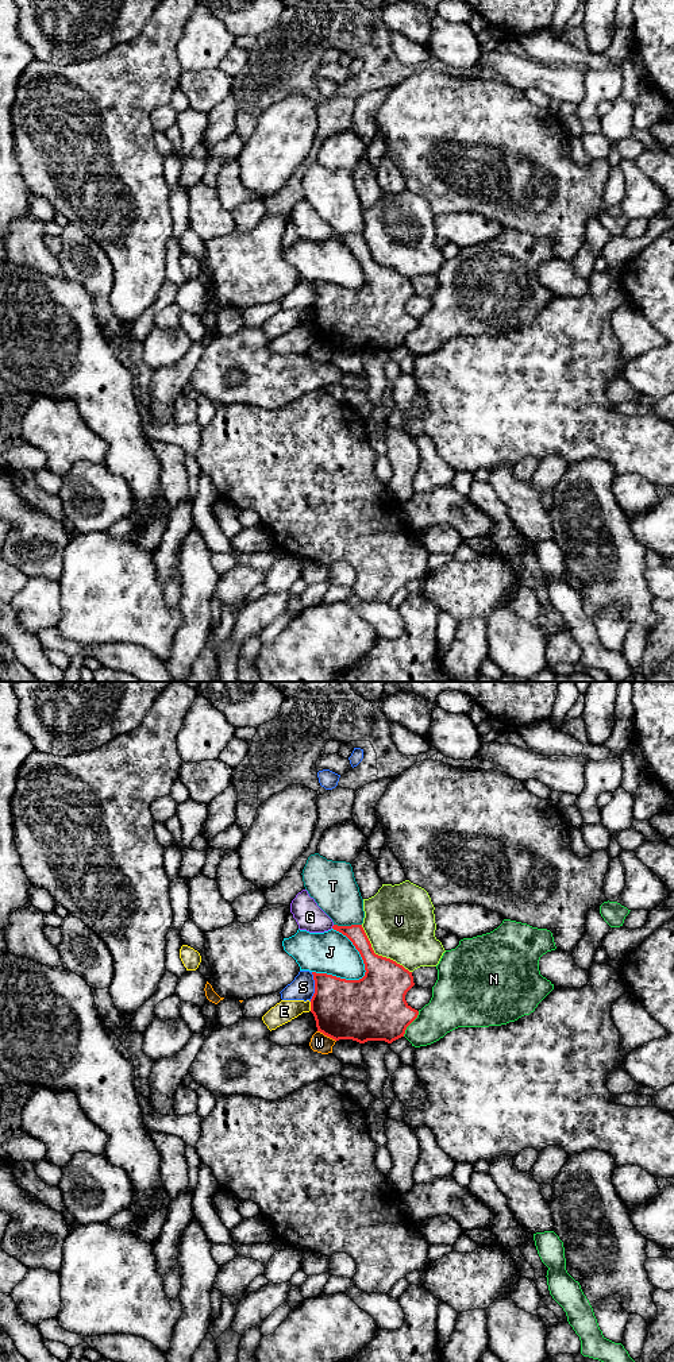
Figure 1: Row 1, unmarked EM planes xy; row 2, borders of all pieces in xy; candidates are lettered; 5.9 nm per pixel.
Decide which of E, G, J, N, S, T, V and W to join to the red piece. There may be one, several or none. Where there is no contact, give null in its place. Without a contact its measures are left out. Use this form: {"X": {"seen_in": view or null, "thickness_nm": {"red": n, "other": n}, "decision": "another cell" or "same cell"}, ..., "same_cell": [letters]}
{"E": {"seen_in": "xy", "thickness_nm": {"red": 360, "other": 130}, "decision": "another cell"}, "G": {"seen_in": "xy", "thickness_nm": {"red": 110, "other": 170}, "decision": "another cell"}, "J": {"seen_in": "xy", "thickness_nm": {"red": 280, "other": 260}, "decision": "another cell"}, "N": {"seen_in": "xy", "thickness_nm": {"red": 380, "other": 260}, "decision": "another cell"}, "S": {"seen_in": "xy", "thickness_nm": {"red": 360, "other": 140}, "decision": "another cell"}, "T": {"seen_in": "xy", "thickness_nm": {"red": 110, "other": 280}, "decision": "another cell"}, "V": {"seen_in": "xy", "thickness_nm": {"red": 320, "other": 420}, "decision": "another cell"}, "W": {"seen_in": "xy", "thickness_nm": {"red": 360, "other": 110}, "decision": "another cell"}, "same_cell": []}

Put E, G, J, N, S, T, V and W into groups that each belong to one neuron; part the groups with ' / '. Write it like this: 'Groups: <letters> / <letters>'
Groups: E / G / J / N / S / T / V / W

